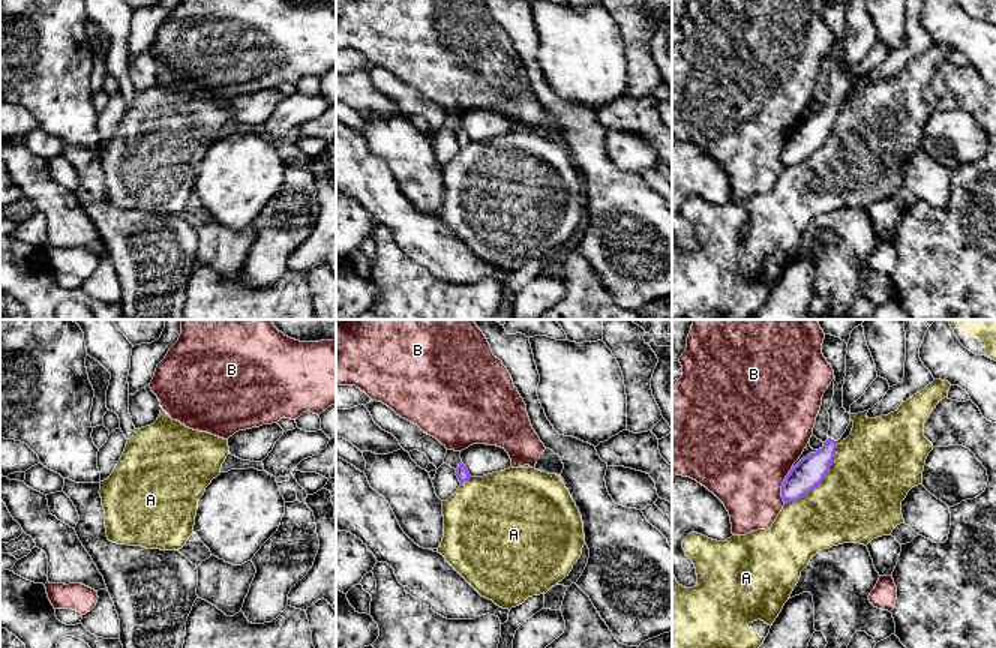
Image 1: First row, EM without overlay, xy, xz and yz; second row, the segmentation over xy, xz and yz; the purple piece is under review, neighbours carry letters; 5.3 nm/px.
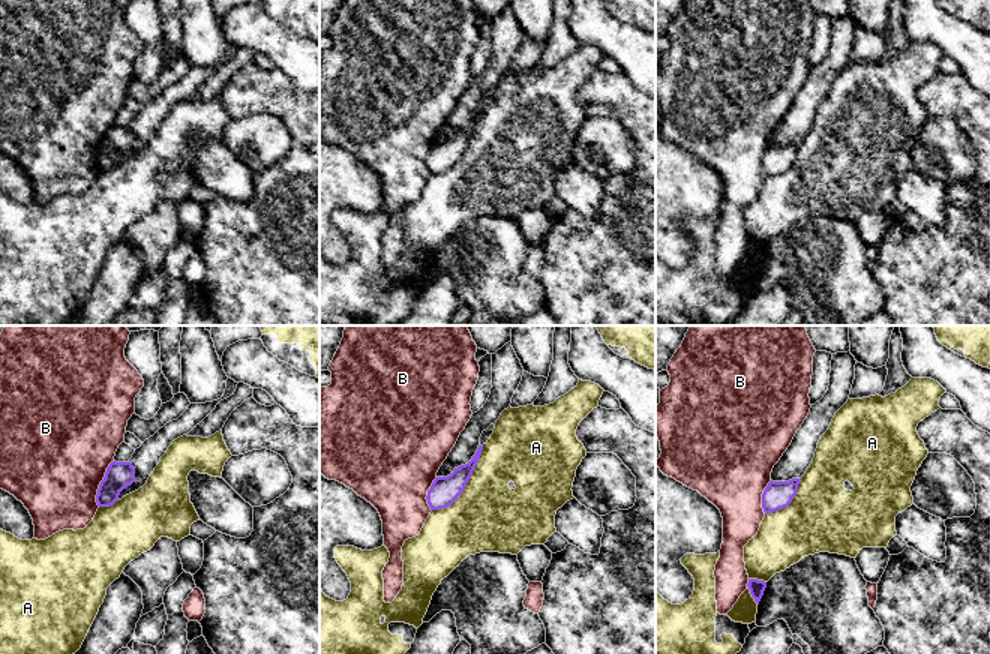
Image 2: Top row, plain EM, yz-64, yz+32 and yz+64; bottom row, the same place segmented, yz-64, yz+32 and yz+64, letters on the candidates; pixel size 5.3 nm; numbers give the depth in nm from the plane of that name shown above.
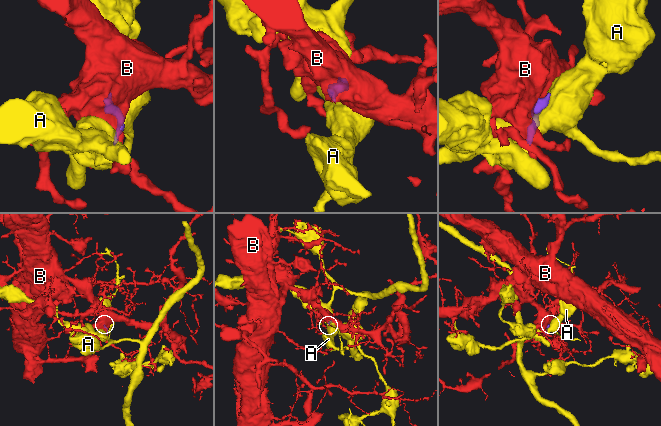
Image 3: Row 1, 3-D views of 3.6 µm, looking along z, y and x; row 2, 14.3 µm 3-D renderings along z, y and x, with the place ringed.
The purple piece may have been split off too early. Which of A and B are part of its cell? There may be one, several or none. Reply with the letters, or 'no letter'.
no letter

